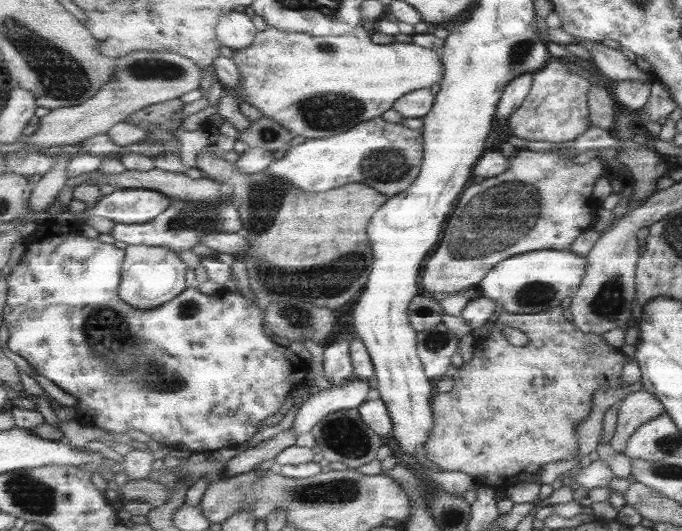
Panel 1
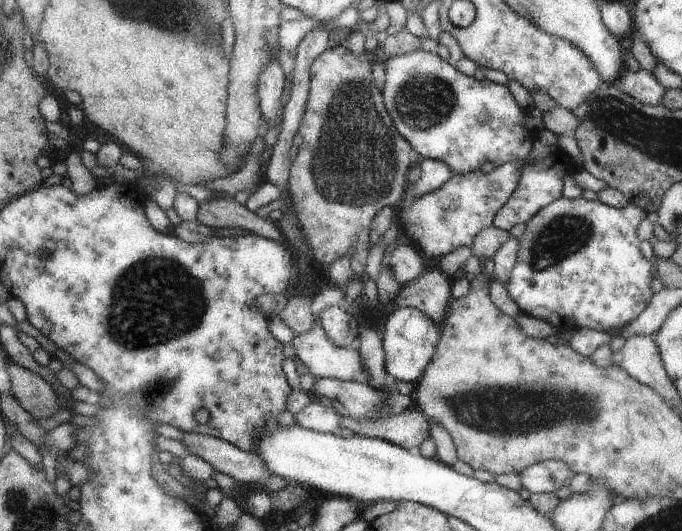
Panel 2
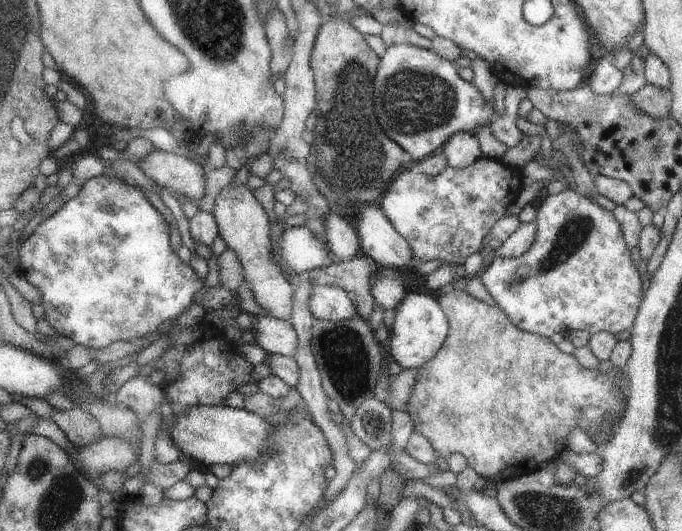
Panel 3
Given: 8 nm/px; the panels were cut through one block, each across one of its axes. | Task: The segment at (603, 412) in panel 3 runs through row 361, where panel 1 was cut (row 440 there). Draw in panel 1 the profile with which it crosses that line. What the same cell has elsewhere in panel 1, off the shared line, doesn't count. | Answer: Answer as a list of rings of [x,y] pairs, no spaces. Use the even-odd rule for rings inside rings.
[[[559,305],[553,306],[553,308],[544,310],[543,312],[538,312],[537,314],[509,314],[502,310],[493,322],[493,327],[489,330],[489,333],[483,336],[475,334],[472,358],[469,362],[463,363],[460,368],[457,369],[457,373],[452,376],[454,385],[452,390],[435,393],[431,398],[430,408],[433,425],[429,437],[427,437],[427,442],[423,444],[422,451],[429,462],[433,462],[441,471],[463,472],[463,474],[468,474],[471,478],[475,479],[477,485],[490,487],[500,484],[501,487],[507,488],[511,485],[526,482],[535,482],[541,485],[538,480],[540,466],[547,464],[547,462],[574,458],[575,453],[579,450],[577,447],[577,435],[574,432],[574,426],[579,422],[585,421],[586,417],[589,415],[593,391],[601,388],[603,390],[609,388],[623,388],[620,386],[618,378],[620,378],[620,370],[623,367],[625,359],[619,349],[607,345],[607,342],[603,340],[603,336],[577,330],[569,320],[561,315],[562,311],[563,310]],[[505,326],[523,332],[525,337],[527,337],[527,345],[512,346],[505,341],[505,337],[503,337],[503,333],[501,333],[501,330],[505,328]]]

